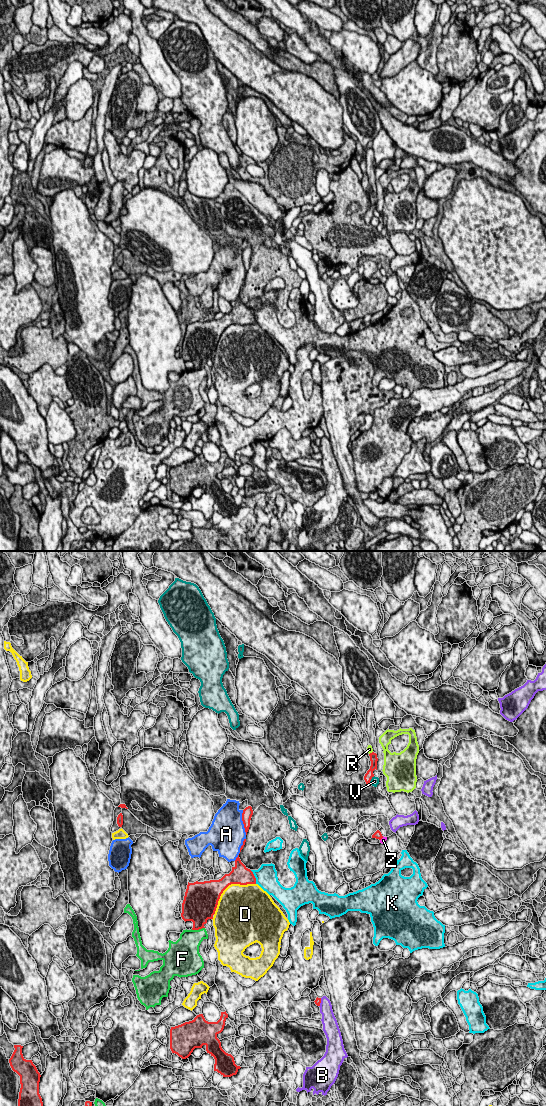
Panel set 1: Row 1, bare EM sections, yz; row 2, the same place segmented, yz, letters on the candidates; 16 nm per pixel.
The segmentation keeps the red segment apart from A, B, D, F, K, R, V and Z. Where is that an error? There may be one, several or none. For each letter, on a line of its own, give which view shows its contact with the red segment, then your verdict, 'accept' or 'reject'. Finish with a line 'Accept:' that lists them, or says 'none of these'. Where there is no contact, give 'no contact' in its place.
A: meets red in yz; reject
B: meets red in yz; reject
D: meets red in yz; reject
F: meets red in yz; reject
K: meets red in yz; reject
R: meets red in yz; reject
V: meets red in yz; reject
Z: meets red in yz; accept
Accept: Z

